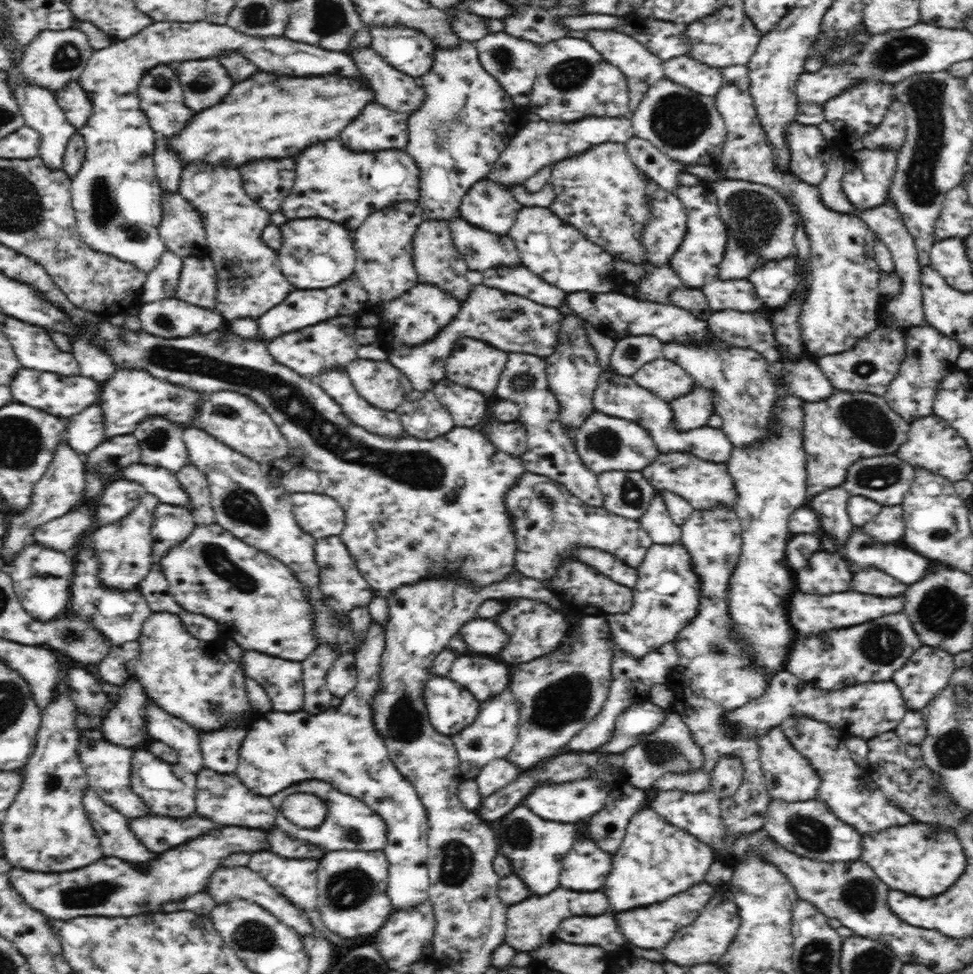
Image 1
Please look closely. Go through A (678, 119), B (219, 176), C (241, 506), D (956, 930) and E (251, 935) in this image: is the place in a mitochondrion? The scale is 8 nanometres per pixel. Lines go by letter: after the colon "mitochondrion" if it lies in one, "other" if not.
A: mitochondrion
B: other
C: mitochondrion
D: other
E: mitochondrion

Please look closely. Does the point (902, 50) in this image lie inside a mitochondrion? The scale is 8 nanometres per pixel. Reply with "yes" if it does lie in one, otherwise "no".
yes

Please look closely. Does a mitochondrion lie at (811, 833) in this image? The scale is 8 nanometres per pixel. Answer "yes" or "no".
yes

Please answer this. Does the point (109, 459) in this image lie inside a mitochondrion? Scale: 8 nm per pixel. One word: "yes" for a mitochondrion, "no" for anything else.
yes

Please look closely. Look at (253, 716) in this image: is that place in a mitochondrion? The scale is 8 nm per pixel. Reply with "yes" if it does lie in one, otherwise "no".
no

